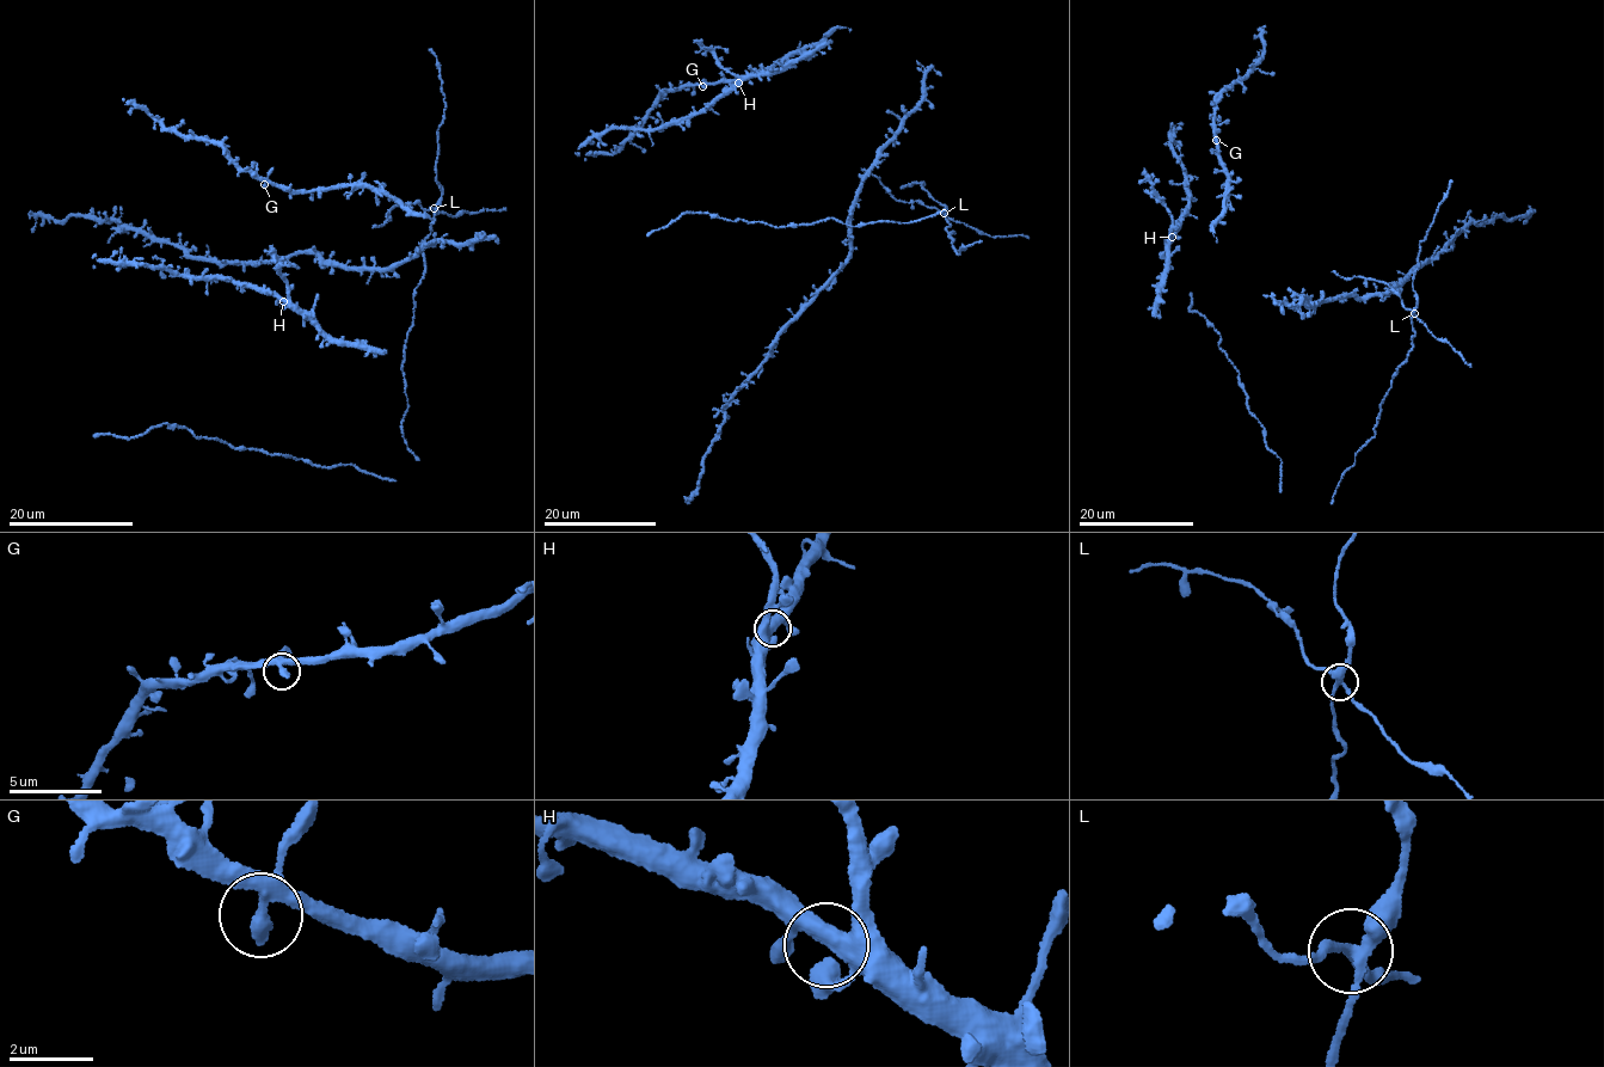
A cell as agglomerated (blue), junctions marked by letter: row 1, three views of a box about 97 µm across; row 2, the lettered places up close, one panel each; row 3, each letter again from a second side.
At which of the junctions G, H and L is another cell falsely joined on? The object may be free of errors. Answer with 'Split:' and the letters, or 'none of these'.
Split: L

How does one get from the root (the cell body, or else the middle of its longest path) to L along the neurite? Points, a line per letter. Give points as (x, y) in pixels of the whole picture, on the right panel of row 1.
L: (1338, 275), (1384, 282), (1413, 313)

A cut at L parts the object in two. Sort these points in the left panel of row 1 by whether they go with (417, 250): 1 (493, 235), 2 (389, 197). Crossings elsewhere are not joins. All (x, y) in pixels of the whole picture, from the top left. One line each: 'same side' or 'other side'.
1: same side
2: same side

